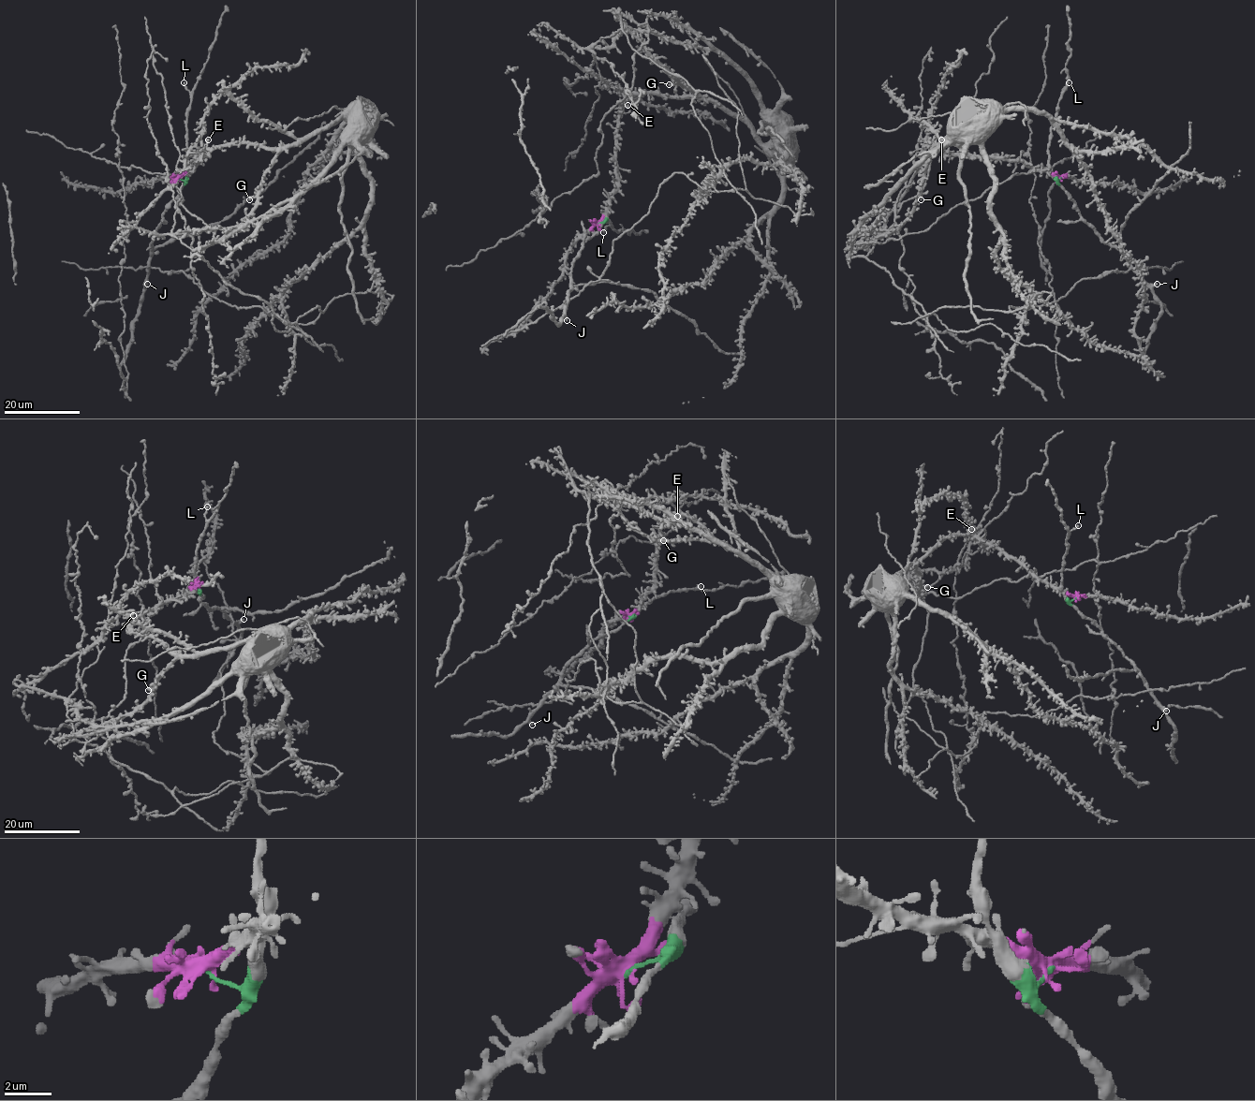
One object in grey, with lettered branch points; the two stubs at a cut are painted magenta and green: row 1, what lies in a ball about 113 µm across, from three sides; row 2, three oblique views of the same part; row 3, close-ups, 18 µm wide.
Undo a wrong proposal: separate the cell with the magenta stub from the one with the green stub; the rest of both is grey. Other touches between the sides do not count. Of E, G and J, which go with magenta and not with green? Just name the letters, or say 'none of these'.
E, G

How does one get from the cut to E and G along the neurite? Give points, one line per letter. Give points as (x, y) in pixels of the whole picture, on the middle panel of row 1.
E: (598, 223), (616, 183), (617, 115), (626, 101), (628, 104)
G: (598, 223), (616, 183), (615, 137), (620, 107), (638, 94), (697, 95), (682, 84), (669, 84)

